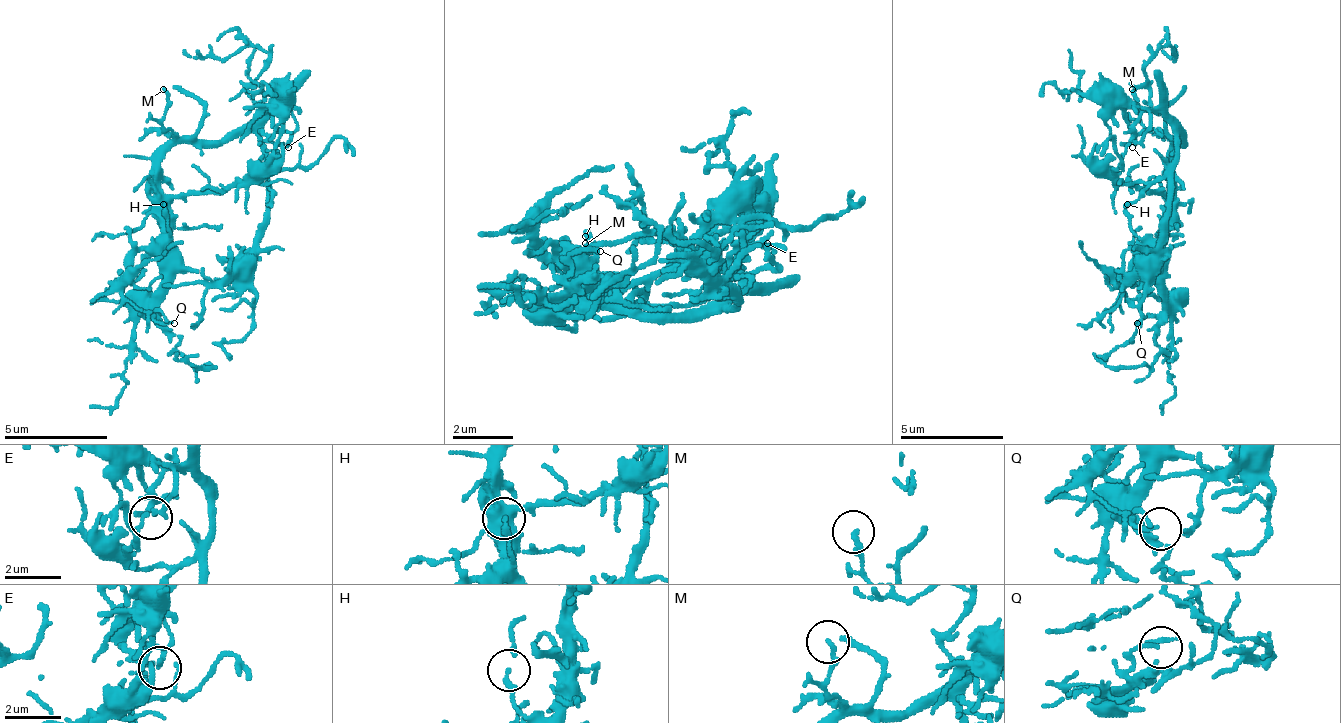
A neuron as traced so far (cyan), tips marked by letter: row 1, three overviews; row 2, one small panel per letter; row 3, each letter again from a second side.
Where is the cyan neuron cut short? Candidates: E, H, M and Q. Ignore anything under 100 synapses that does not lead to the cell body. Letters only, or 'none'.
none

